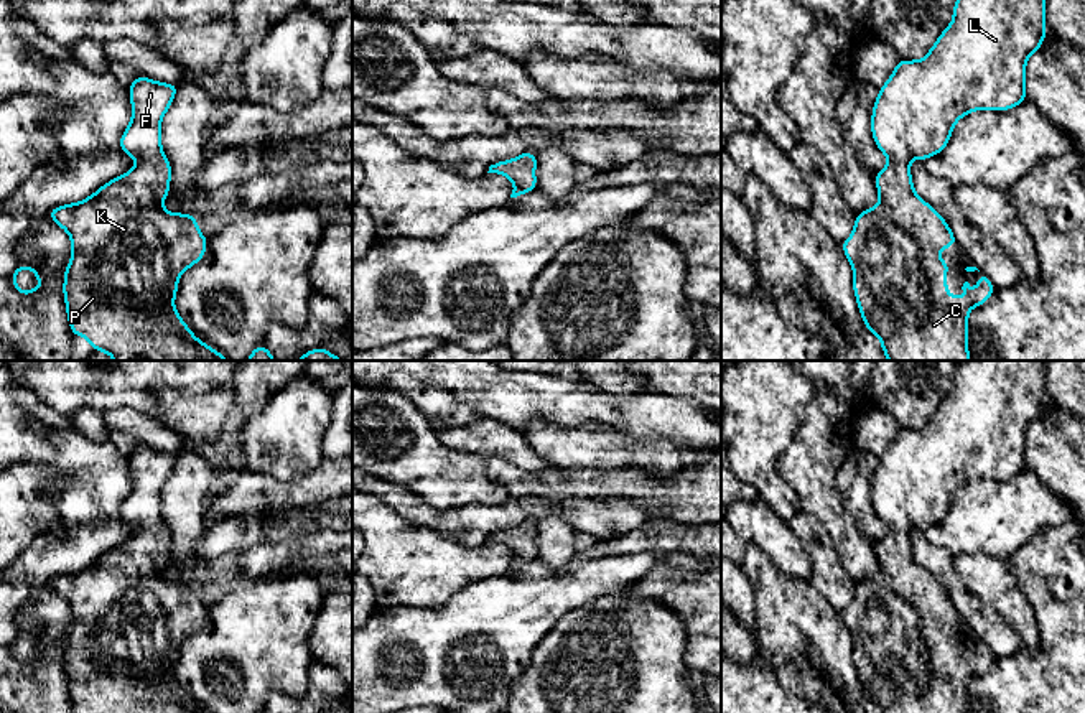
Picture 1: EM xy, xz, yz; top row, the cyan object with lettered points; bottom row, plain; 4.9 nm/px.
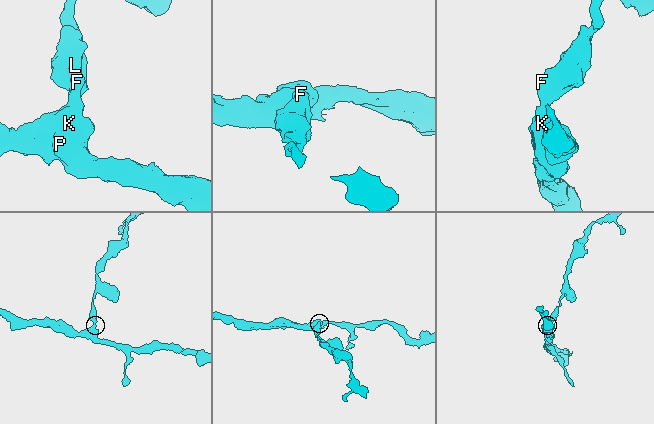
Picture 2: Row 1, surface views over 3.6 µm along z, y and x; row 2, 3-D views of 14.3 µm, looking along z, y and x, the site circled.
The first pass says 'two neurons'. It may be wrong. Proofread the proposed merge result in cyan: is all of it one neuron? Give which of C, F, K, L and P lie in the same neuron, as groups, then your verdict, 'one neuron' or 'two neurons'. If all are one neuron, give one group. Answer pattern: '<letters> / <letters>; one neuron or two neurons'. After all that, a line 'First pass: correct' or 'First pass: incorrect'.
C F K L P; one neuron
First pass: incorrect

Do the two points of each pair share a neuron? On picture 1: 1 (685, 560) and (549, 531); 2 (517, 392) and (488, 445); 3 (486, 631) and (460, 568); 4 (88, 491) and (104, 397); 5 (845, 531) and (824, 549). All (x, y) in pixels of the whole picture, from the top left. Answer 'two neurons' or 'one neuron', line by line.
1: two neurons
2: two neurons
3: two neurons
4: two neurons
5: two neurons

